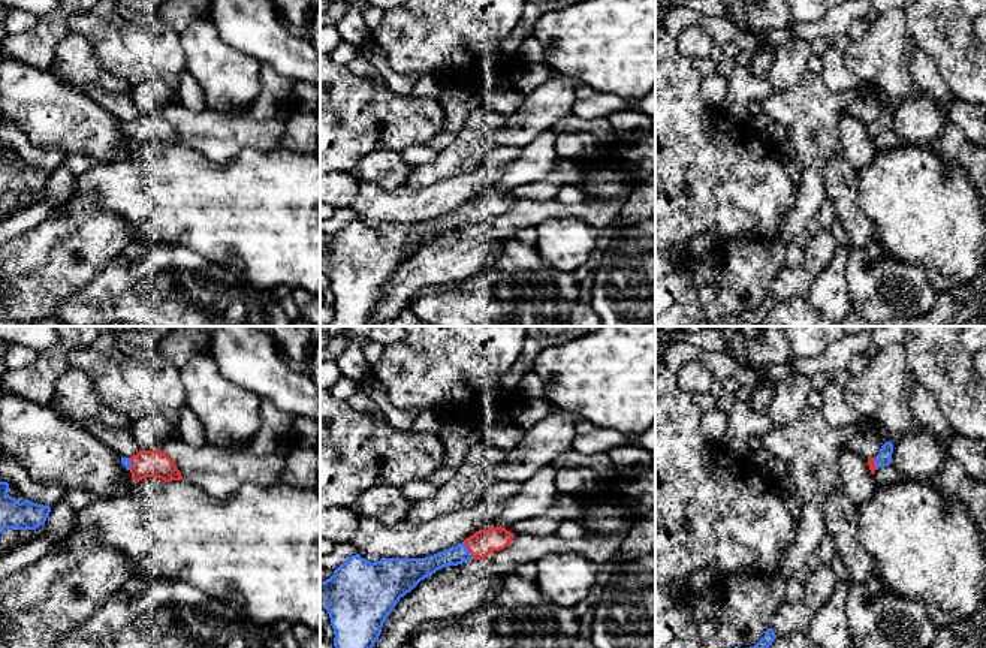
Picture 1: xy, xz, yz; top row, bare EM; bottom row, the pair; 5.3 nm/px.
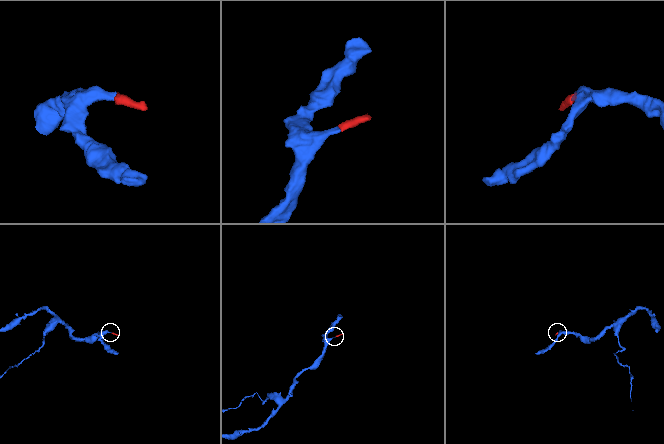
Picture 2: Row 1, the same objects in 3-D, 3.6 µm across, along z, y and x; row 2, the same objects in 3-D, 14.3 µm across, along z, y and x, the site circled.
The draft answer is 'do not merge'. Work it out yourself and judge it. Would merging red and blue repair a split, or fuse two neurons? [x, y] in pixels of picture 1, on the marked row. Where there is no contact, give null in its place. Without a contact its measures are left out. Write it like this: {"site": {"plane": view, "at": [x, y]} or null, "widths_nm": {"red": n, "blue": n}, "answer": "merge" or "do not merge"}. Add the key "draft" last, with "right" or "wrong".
{"site": {"plane": "xz", "at": [469, 549]}, "widths_nm": {"red": 140, "blue": 100}, "answer": "merge", "draft": "wrong"}

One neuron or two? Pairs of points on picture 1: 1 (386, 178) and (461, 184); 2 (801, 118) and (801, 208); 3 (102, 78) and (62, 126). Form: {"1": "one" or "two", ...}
{"1": "two", "2": "one", "3": "two"}

